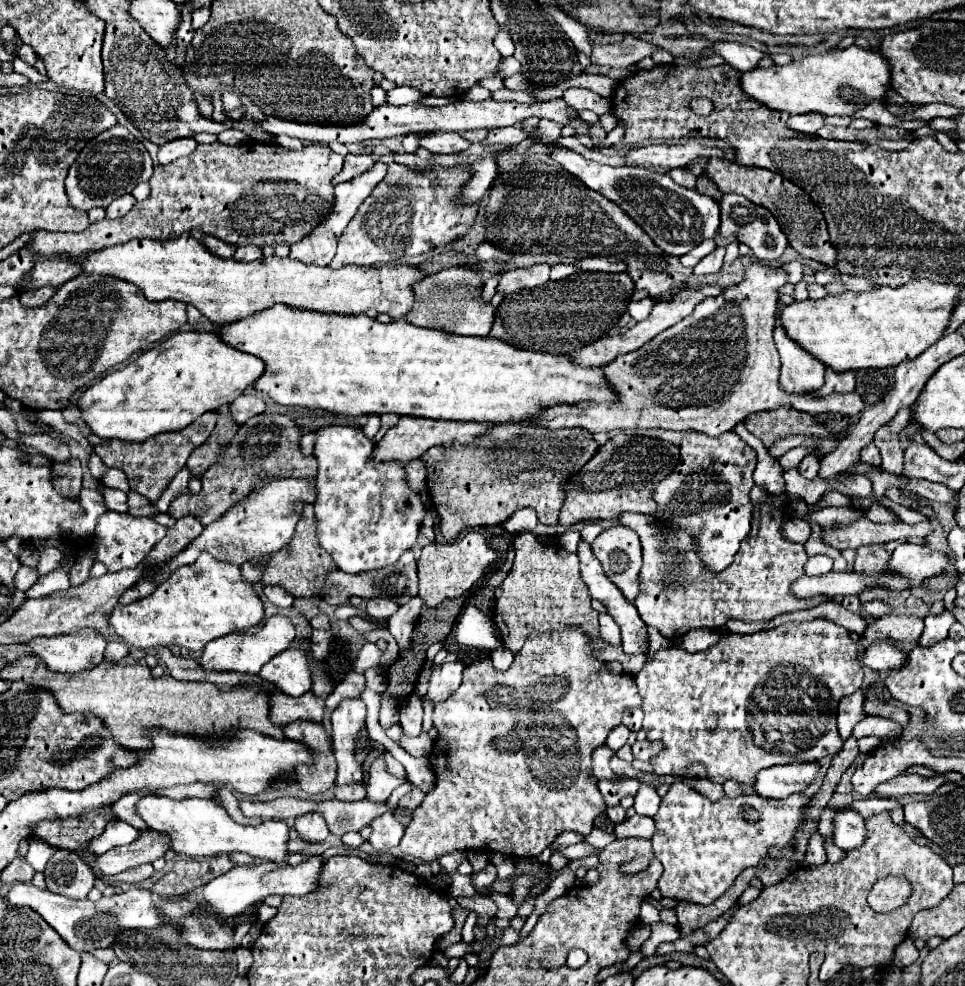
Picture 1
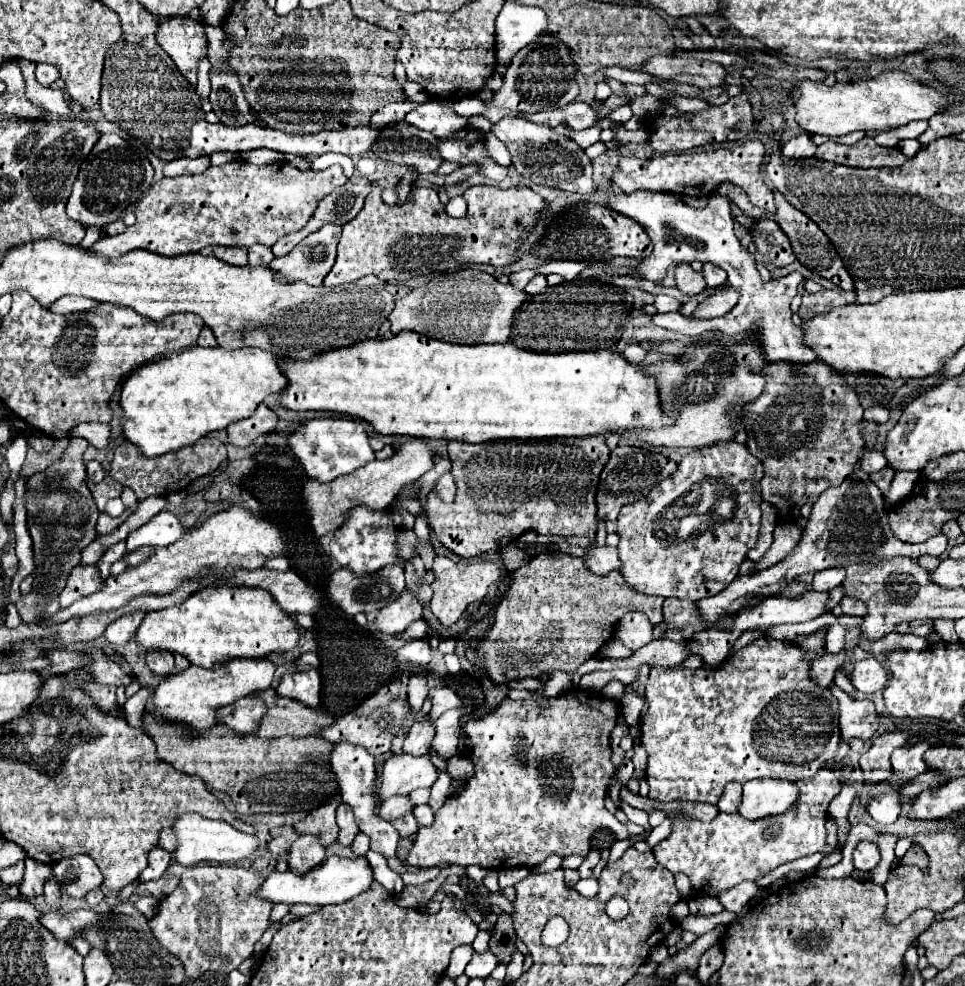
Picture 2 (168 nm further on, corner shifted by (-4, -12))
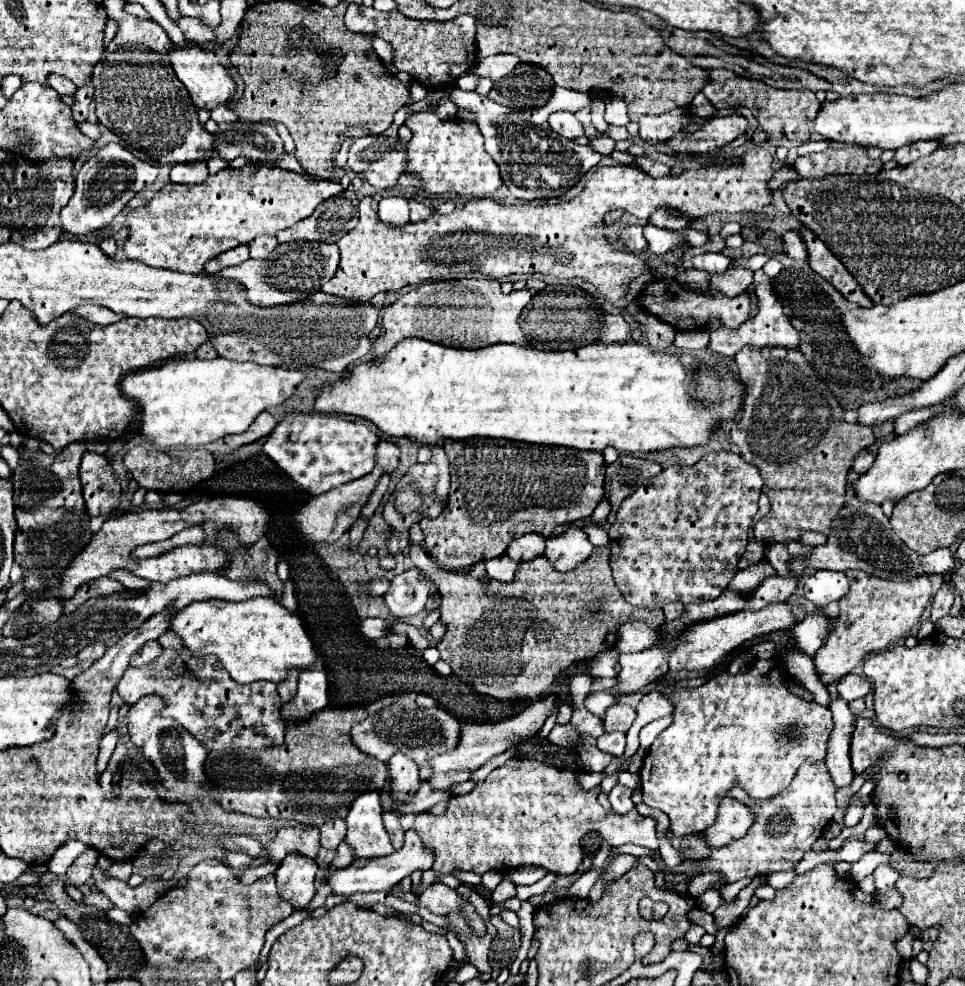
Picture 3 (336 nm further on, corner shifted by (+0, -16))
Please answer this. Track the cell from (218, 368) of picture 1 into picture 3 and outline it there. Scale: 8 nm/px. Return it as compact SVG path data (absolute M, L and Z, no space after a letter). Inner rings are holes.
M226 358L170 360L164 366L128 374L122 390L140 406L142 432L148 442L158 448L196 448L228 434L242 434L262 410L288 400L304 378L306 374L300 370L232 362Z

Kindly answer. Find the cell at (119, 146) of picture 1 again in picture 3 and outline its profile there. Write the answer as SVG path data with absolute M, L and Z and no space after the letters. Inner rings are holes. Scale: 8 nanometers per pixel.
M108 144L100 148L78 172L76 190L70 202L60 212L60 228L62 232L84 236L96 228L108 226L116 214L144 188L150 186L158 176L158 168L136 158L132 152L122 148L120 144Z

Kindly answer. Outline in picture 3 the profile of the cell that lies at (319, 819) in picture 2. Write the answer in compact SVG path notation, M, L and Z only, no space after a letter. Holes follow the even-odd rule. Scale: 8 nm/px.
M286 828L284 832L276 832L276 838L266 846L266 860L280 864L288 854L300 854L306 858L316 858L320 850L318 840L318 828L312 828L310 832Z

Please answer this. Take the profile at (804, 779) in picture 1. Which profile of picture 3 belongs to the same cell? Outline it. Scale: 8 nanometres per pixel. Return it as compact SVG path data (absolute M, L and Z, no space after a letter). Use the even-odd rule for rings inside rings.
M724 798L718 806L716 822L704 830L706 842L710 848L728 846L732 840L746 836L752 826L750 810L734 798Z

